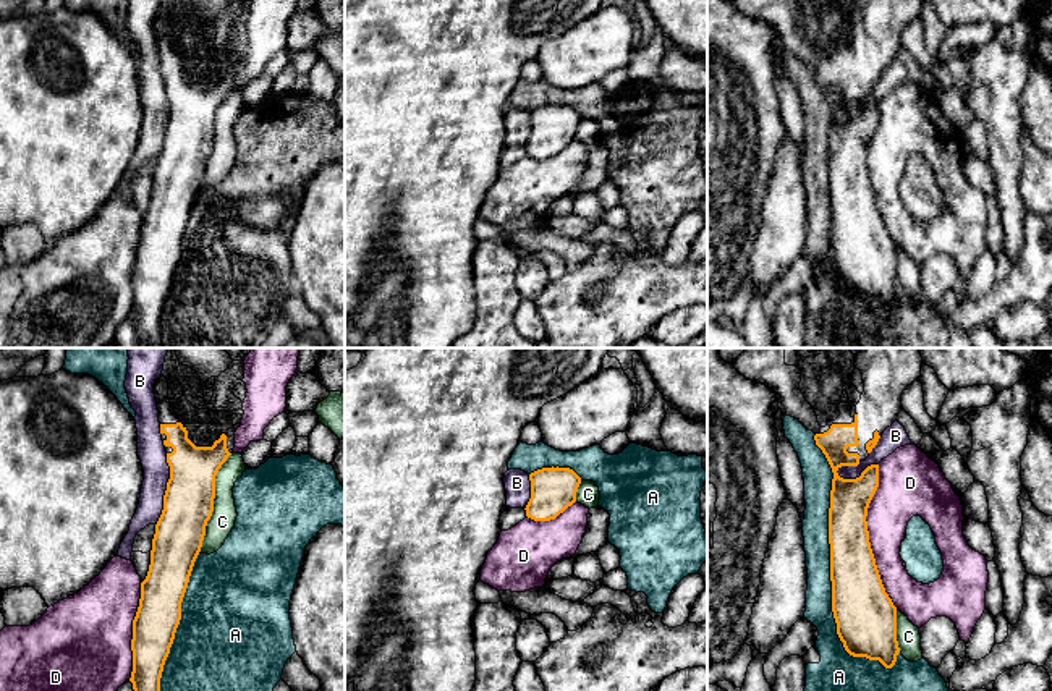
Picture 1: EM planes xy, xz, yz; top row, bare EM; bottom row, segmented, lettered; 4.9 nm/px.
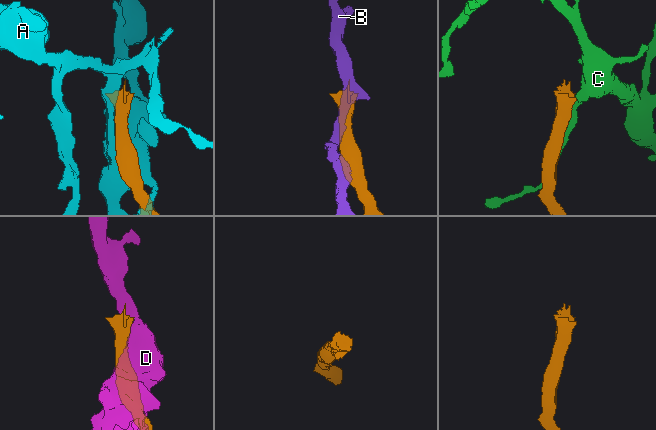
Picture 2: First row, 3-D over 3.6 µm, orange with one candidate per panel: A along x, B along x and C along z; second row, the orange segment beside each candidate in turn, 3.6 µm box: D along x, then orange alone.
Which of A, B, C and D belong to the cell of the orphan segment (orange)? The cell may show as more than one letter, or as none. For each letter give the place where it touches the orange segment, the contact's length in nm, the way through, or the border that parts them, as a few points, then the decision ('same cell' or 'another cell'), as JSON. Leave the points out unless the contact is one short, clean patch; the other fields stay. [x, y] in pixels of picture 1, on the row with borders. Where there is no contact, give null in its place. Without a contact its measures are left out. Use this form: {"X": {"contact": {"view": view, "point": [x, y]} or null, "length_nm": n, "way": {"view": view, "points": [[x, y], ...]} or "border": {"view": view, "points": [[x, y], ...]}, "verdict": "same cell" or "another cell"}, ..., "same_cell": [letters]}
{"A": {"contact": {"view": "yz", "point": [831, 565]}, "length_nm": 1250, "verdict": "another cell"}, "B": {"contact": {"view": "xy", "point": [167, 489]}, "length_nm": 360, "verdict": "another cell"}, "C": {"contact": {"view": "xy", "point": [212, 504]}, "length_nm": 500, "verdict": "another cell"}, "D": {"contact": {"view": "yz", "point": [868, 536]}, "length_nm": 700, "verdict": "another cell"}, "same_cell": []}

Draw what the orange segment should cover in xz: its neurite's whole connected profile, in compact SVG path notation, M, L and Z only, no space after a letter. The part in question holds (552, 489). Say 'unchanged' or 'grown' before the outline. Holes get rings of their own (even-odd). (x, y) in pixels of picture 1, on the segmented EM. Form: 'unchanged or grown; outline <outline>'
unchanged; outline M542 468L529 474L531 498L526 516L550 521L576 502L581 477L570 468Z

